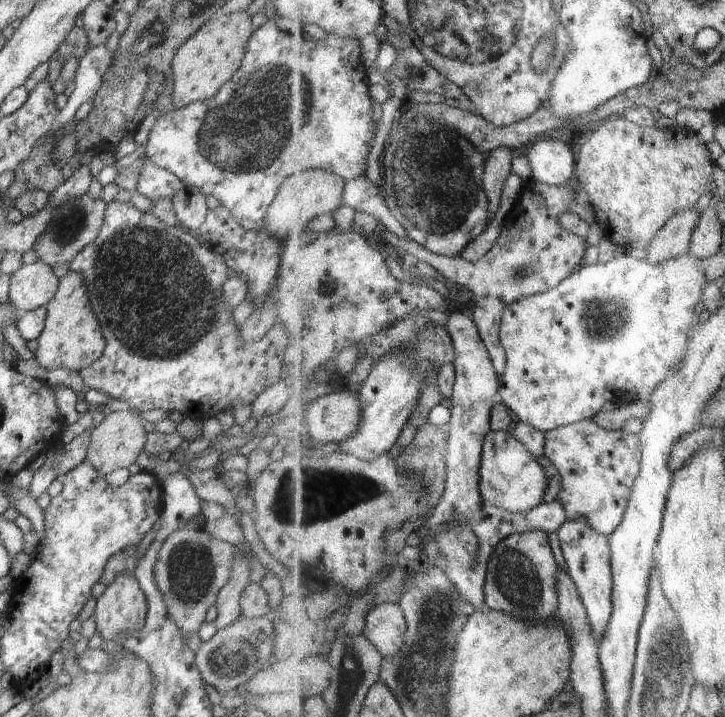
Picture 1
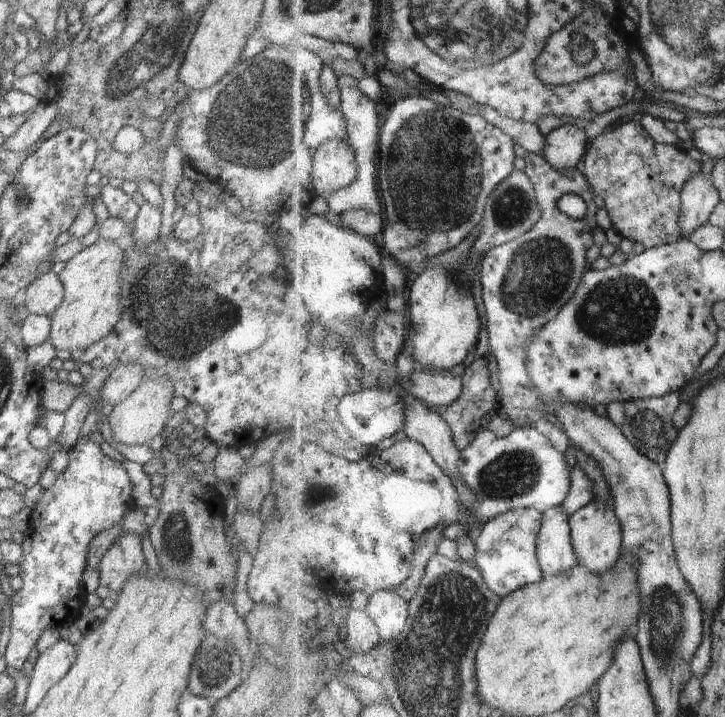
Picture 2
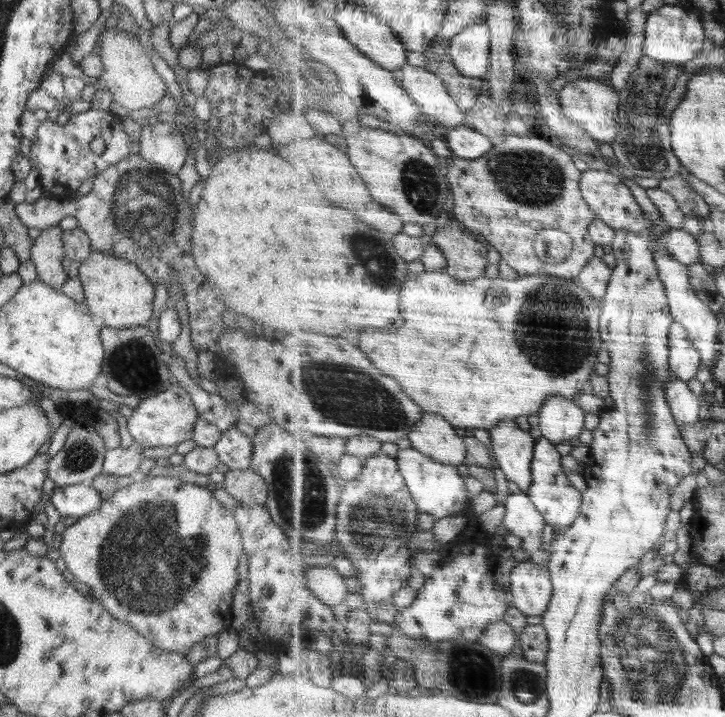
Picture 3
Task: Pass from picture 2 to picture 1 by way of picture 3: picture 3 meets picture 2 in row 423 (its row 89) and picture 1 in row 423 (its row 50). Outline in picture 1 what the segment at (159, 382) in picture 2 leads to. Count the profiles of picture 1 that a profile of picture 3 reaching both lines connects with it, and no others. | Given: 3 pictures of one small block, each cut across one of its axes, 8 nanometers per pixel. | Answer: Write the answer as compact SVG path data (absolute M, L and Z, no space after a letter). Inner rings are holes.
M138 410L112 411L105 419L95 426L91 432L87 459L90 464L104 476L118 469L127 469L136 462L142 450L145 450L147 432L144 429L145 419L140 417Z

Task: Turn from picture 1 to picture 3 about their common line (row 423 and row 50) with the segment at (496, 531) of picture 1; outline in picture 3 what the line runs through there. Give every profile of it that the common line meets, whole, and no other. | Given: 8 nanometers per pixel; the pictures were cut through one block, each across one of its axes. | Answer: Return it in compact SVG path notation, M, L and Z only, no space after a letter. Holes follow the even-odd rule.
M486 23L466 28L450 42L450 54L463 75L486 78L493 50L491 27Z

